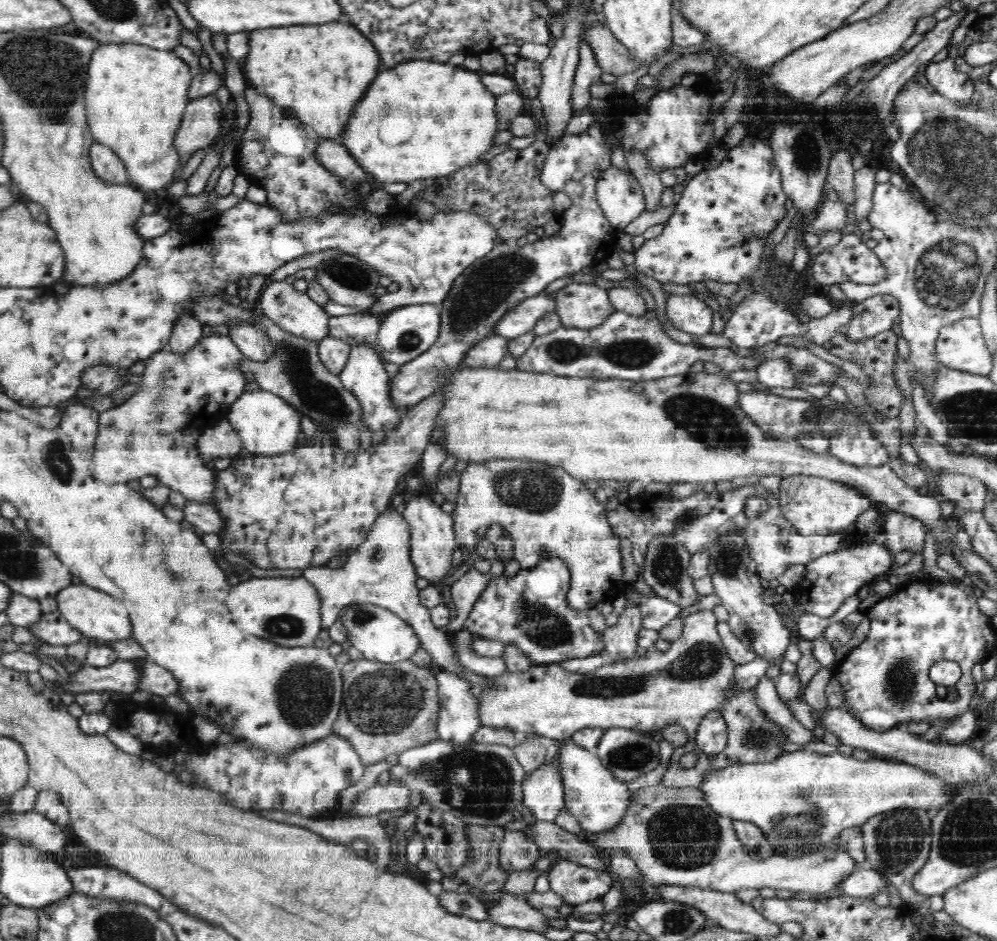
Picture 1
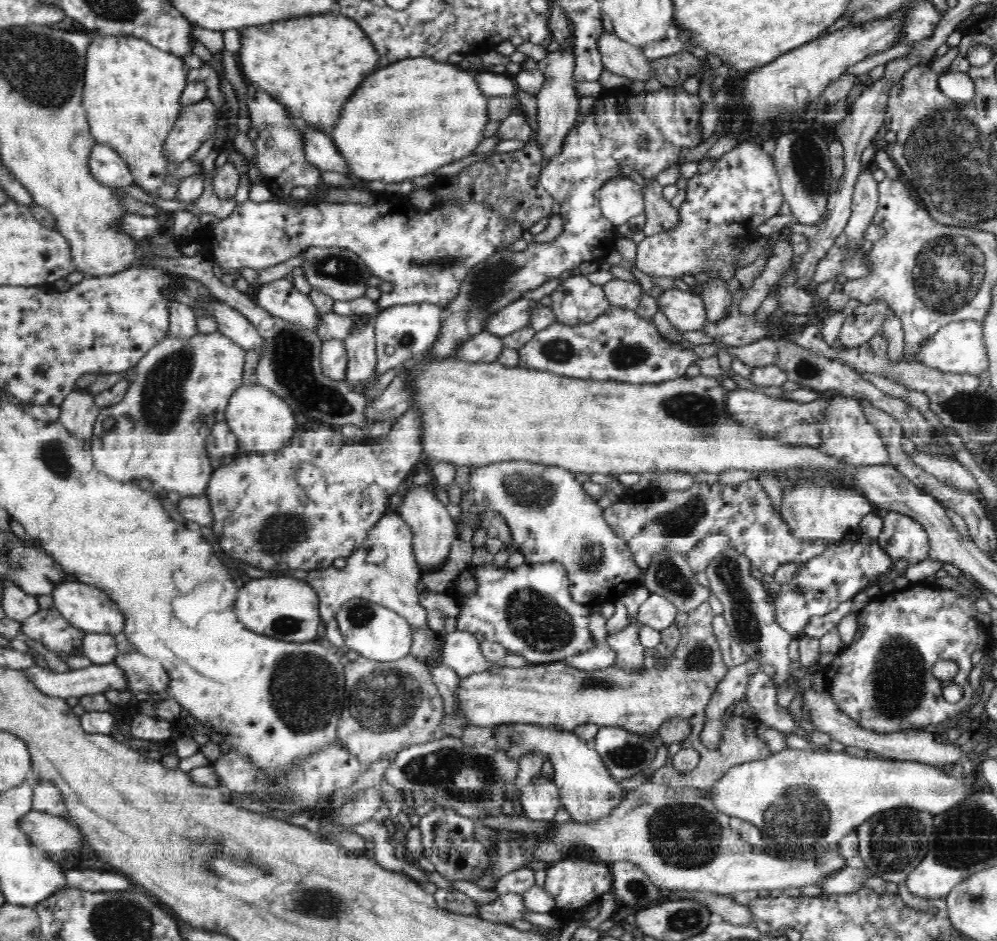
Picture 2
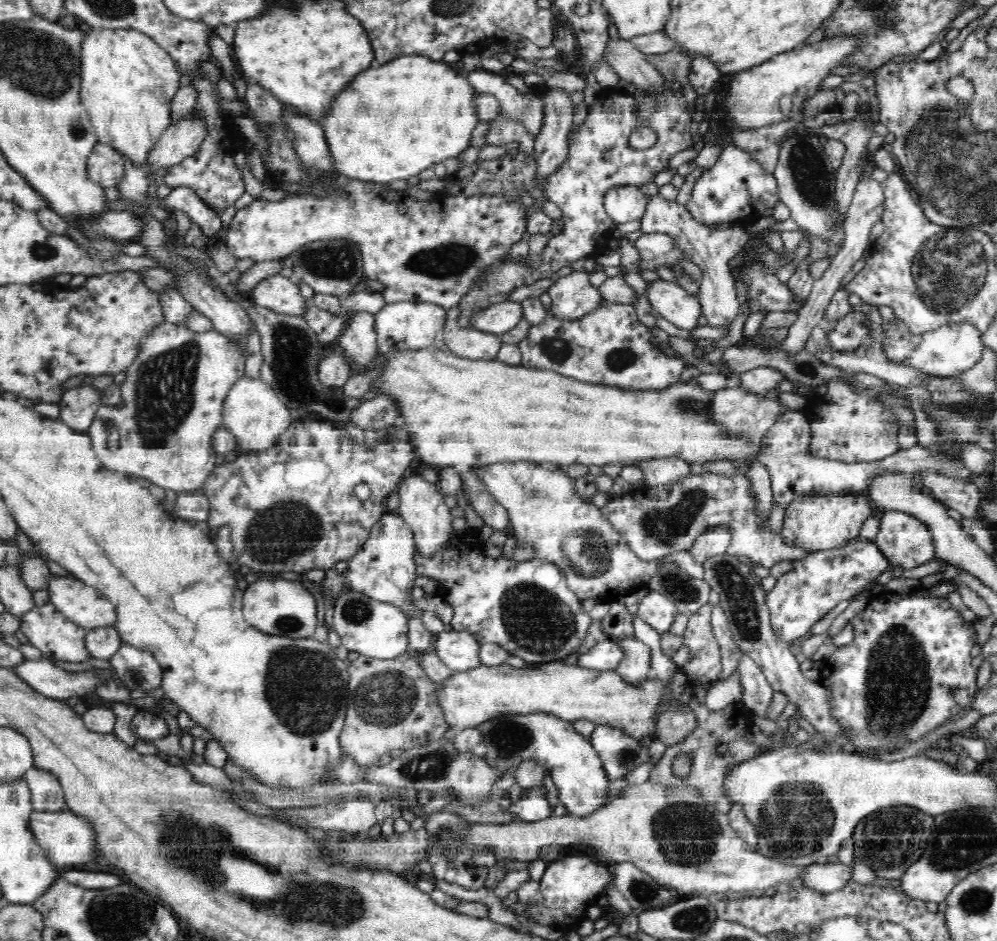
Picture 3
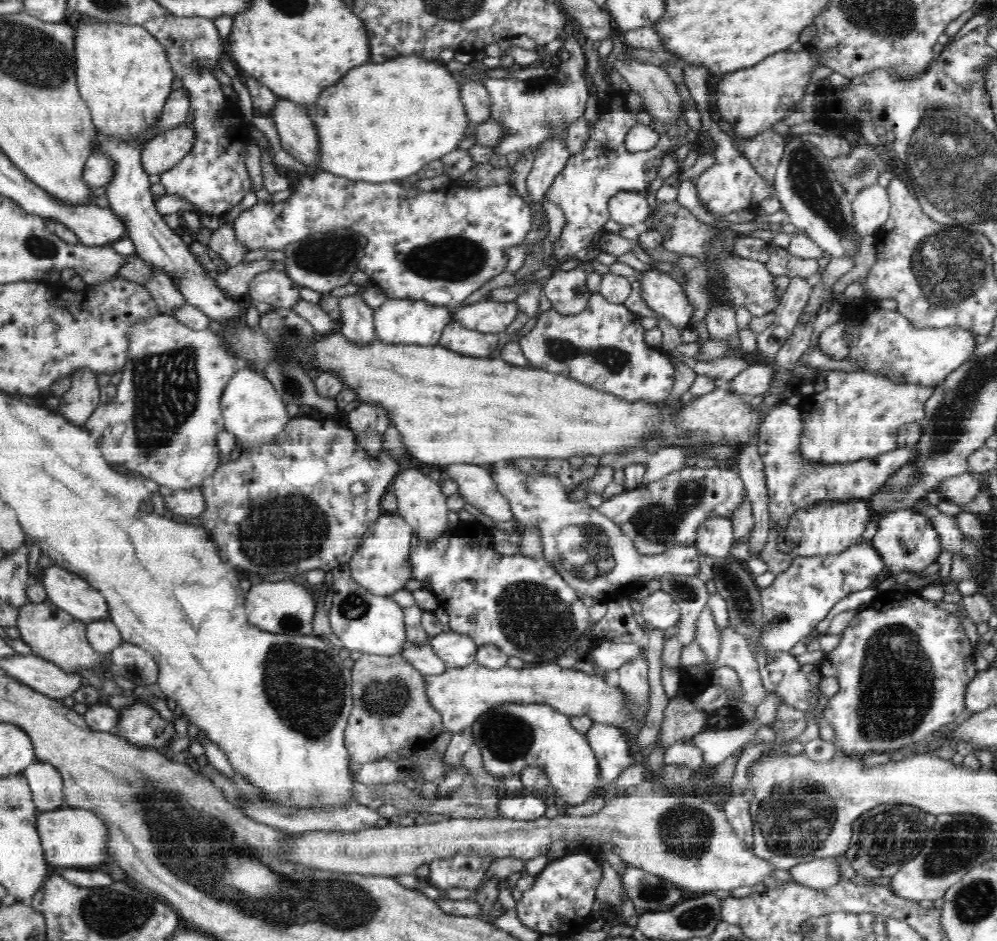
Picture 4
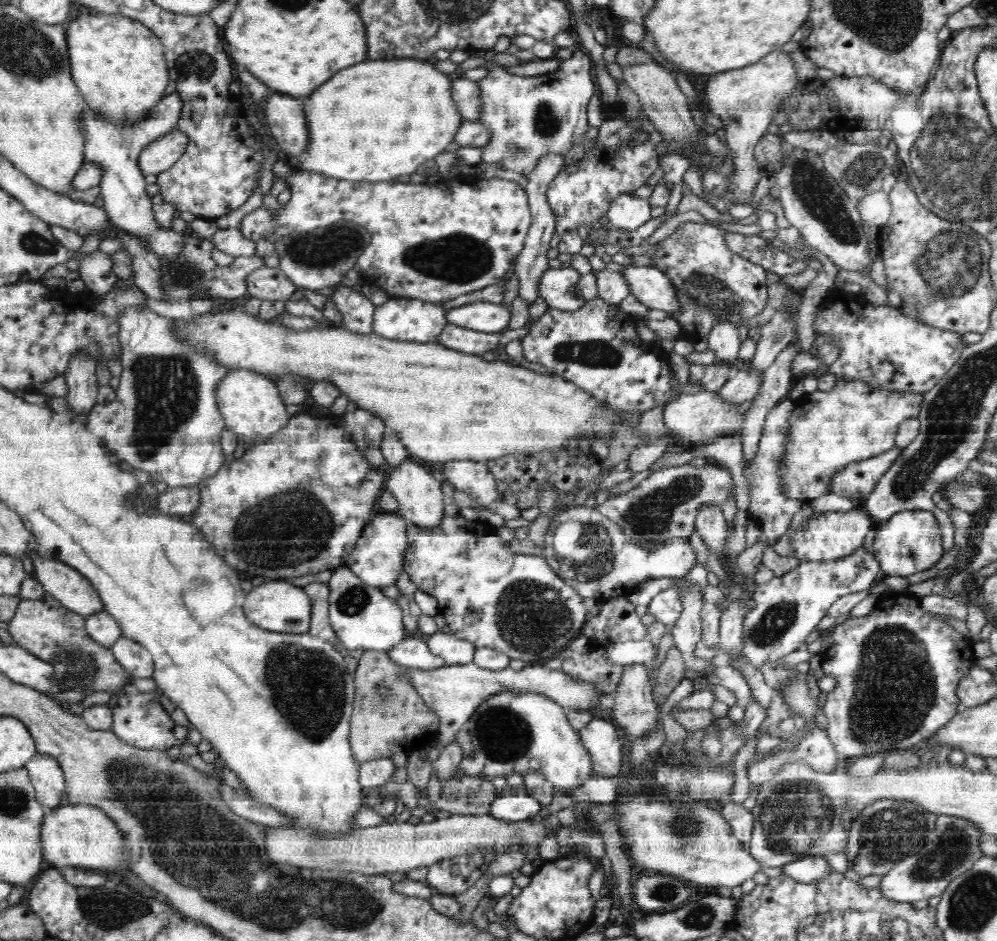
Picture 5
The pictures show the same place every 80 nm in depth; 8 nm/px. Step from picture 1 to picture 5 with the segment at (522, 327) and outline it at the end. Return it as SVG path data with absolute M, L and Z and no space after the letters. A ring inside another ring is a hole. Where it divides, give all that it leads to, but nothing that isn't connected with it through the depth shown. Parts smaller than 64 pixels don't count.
M472 302L446 312L449 324L482 333L502 334L509 326L511 317L511 308L492 302Z

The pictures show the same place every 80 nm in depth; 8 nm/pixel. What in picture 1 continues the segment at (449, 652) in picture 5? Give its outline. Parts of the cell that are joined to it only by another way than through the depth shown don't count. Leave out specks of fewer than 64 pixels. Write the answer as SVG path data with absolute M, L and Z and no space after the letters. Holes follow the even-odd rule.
M461 629L451 633L450 641L454 643L456 657L466 671L484 676L498 676L506 670L502 658L488 658L479 655L478 650L476 650L476 636L470 631Z

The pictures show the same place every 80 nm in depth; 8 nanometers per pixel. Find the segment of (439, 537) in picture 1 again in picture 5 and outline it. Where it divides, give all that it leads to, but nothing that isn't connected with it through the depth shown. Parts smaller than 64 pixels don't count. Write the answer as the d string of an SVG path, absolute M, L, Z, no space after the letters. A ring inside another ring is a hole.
M402 462L386 482L387 490L392 492L399 504L396 511L404 517L409 524L414 524L420 528L434 528L436 524L440 524L440 520L444 518L445 498L442 492L442 485L438 479L430 474L430 470L426 472L418 462Z

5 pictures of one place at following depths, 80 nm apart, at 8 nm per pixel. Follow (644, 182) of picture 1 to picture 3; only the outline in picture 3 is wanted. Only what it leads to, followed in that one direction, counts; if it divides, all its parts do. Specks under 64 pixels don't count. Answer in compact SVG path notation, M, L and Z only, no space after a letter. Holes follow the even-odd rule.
M660 193L647 197L647 207L641 218L643 234L660 232L669 234L676 241L676 247L684 251L686 258L694 262L702 270L703 277L699 282L700 305L702 305L703 321L713 328L726 330L740 312L740 301L736 297L734 277L730 273L728 260L736 254L745 251L751 242L752 235L742 228L730 226L728 229L710 228L705 224L698 224L685 206L675 200L662 198Z

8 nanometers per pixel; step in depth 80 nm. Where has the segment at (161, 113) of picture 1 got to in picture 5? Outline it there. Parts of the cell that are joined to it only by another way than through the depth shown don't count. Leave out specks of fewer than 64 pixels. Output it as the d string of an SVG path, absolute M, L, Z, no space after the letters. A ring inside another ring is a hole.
M121 14L80 16L66 24L72 78L92 112L116 124L132 124L148 117L164 98L168 65L160 37L138 20Z

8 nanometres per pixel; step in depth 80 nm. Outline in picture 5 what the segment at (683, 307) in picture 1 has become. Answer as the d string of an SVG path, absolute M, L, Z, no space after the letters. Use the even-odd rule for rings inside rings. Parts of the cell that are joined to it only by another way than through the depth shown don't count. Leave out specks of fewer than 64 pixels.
M626 265L622 272L630 292L648 309L661 310L677 318L681 305L676 298L672 281L660 269L648 266Z

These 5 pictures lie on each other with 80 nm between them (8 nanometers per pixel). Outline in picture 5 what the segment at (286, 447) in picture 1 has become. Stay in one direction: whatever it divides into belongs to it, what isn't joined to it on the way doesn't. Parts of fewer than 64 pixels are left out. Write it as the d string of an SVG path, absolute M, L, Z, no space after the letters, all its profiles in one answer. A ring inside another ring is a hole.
M248 370L230 371L216 386L216 405L224 417L224 428L235 432L248 445L266 443L291 418L274 381Z

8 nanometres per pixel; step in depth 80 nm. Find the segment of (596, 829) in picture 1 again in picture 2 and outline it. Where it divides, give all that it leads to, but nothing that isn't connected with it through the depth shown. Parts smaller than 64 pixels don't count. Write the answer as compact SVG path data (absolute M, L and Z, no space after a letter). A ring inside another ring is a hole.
M540 723L494 725L491 729L491 745L500 749L507 758L518 762L528 754L540 754L551 760L554 769L553 782L560 794L561 804L570 813L574 821L594 822L618 806L626 791L618 781L612 779L604 761L600 758L593 744L570 729L544 727Z

